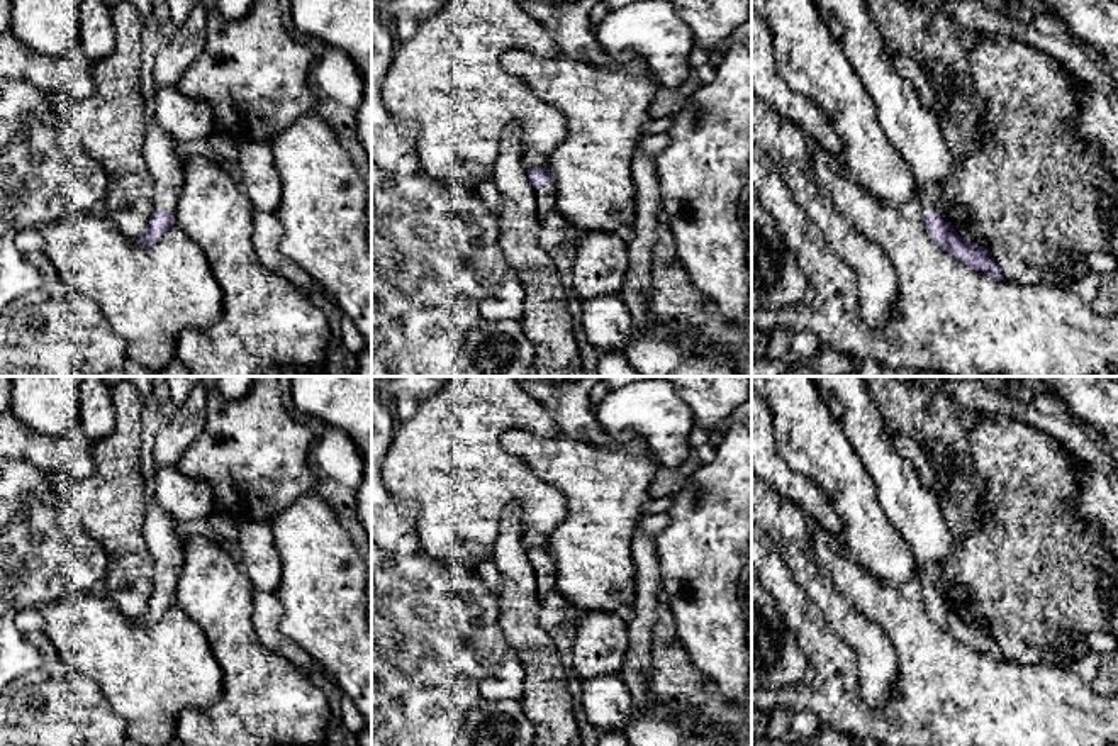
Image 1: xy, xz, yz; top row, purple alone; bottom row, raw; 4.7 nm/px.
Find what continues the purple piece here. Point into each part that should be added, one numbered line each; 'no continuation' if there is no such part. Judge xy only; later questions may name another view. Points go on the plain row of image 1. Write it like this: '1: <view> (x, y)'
1: xy (167, 546)

